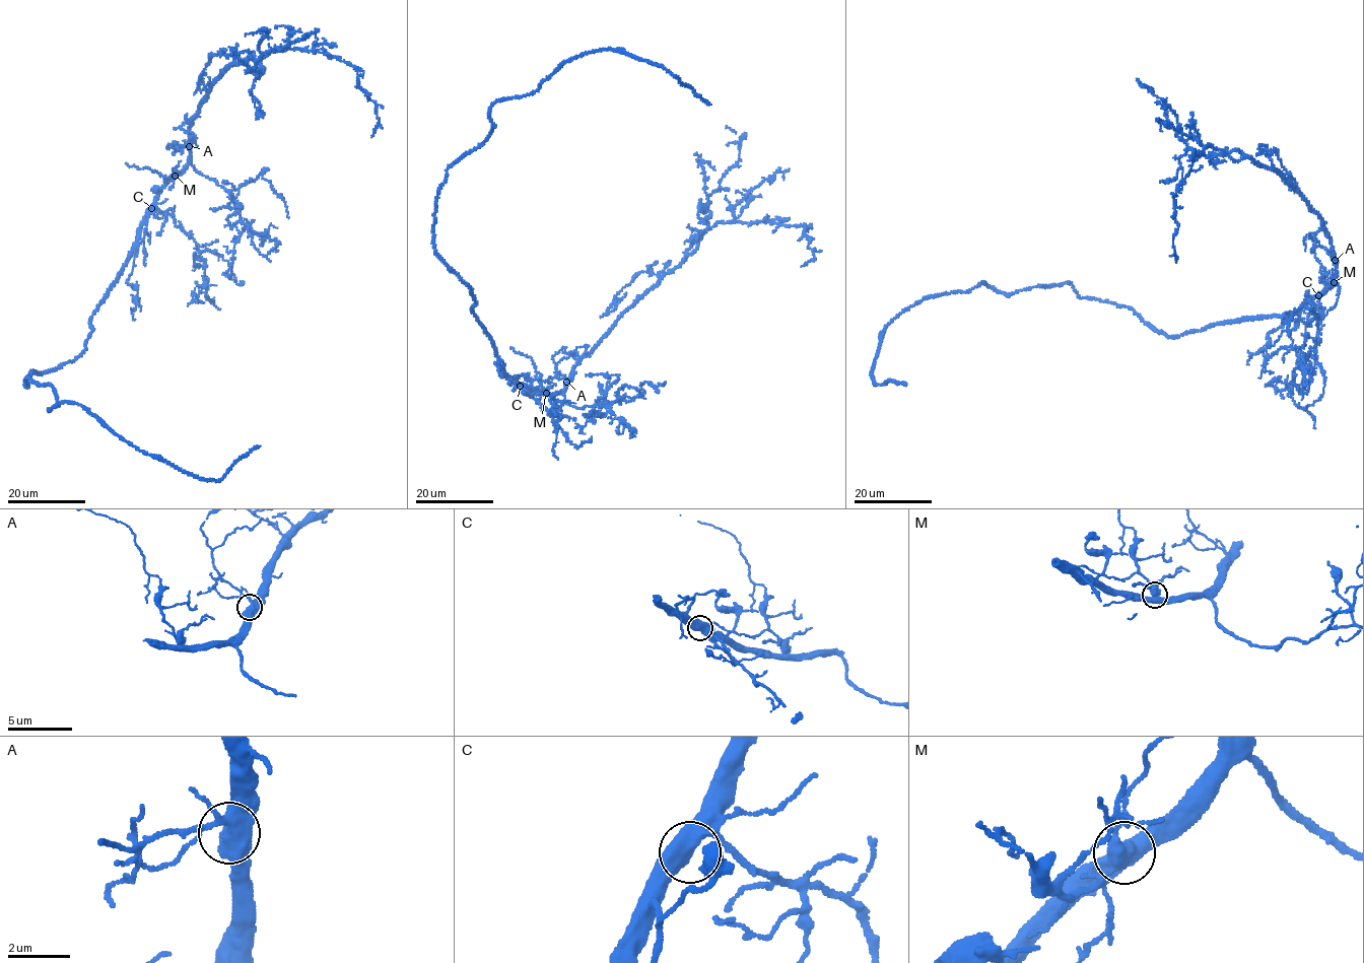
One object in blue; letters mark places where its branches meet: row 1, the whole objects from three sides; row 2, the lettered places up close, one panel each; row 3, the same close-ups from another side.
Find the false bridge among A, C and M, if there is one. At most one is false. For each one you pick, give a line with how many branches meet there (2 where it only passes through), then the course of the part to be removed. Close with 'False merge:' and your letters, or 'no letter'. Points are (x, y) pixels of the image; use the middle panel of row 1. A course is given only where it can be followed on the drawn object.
False merge: no letter

